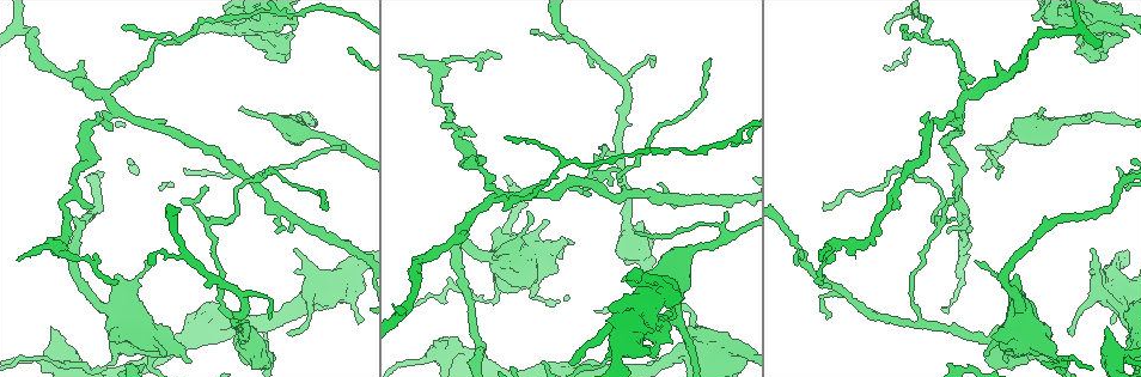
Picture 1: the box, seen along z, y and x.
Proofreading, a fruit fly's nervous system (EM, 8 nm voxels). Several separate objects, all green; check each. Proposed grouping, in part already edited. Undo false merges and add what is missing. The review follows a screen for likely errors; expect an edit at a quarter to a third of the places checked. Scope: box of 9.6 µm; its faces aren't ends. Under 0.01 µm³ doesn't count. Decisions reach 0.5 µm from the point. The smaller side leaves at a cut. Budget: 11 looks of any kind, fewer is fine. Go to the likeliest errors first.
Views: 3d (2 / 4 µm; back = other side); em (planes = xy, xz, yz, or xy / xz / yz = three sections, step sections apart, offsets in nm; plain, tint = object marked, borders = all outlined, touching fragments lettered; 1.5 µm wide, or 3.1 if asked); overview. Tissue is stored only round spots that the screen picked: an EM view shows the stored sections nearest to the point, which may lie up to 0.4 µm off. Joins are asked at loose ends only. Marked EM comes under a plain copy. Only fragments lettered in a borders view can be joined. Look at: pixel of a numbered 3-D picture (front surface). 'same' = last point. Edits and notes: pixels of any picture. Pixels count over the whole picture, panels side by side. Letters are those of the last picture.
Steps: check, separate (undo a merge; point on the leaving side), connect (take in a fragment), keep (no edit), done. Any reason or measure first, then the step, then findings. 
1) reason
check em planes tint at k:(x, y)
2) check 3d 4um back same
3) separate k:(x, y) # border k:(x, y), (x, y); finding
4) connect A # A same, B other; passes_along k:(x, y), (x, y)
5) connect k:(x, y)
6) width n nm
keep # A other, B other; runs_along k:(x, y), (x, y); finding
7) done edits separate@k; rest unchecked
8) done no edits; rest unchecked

long arm stops here
check 3d 4um at 1:(709, 59)

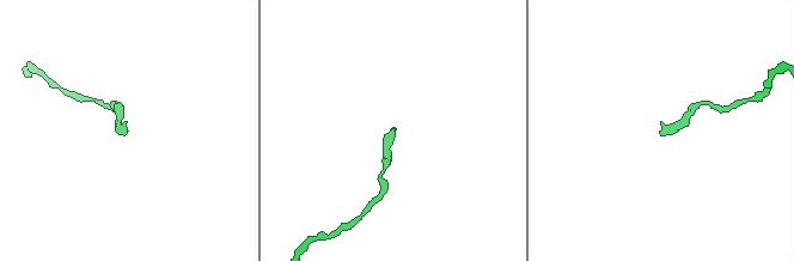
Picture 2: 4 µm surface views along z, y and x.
check em planes borders at 2:(125, 124)

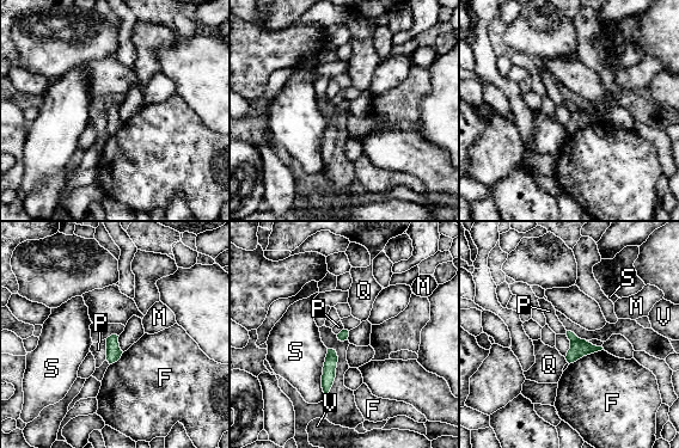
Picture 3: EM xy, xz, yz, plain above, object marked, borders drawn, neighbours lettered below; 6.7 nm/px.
keep # F other, M other, P other, Q other, S other, V other; border 3:(105, 339), (106, 360); no lettered fragment goes on from it

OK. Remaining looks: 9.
an open end
check em planes tint at 1:(1126, 37)

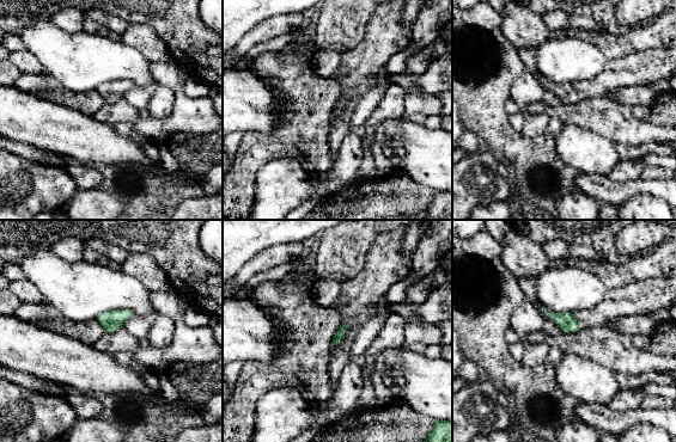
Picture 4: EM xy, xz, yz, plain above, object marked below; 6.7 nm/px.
see the neighbours
check em planes borders same

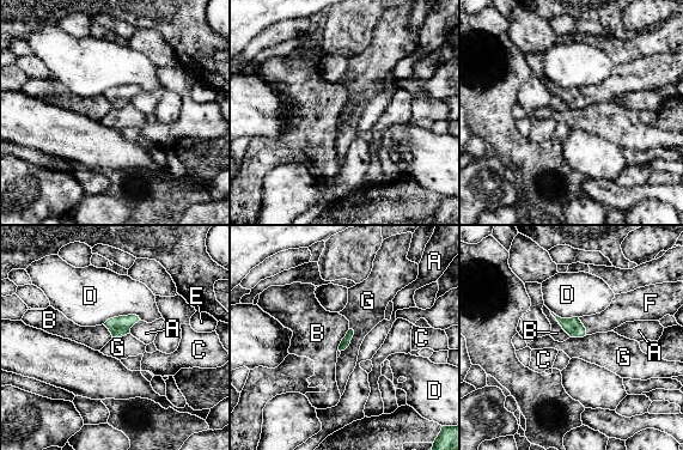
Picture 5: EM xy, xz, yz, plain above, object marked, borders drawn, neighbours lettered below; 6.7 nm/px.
connect F # A other, B other, C other, D other, E other, F same, G other; passes_along 5:(573, 327), (583, 326), (617, 314); it goes on there

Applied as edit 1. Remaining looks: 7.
check overview

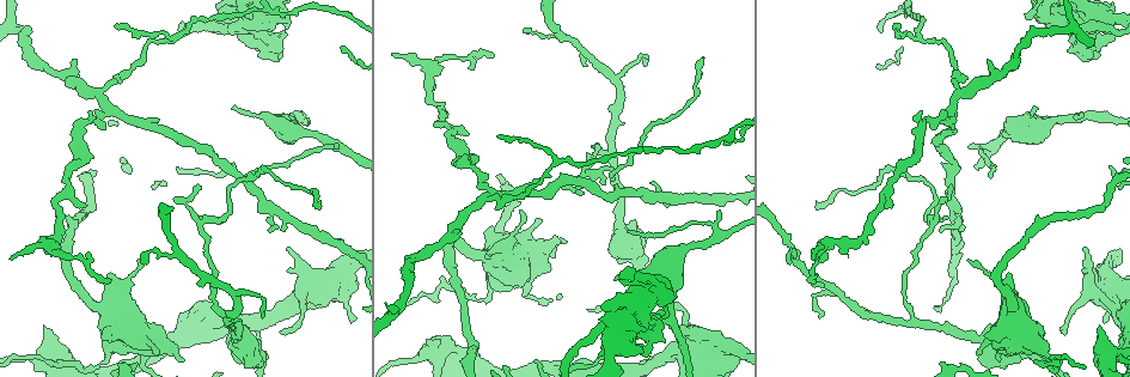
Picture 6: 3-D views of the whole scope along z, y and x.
tapers out
check 3d 4um at 6:(110, 279)

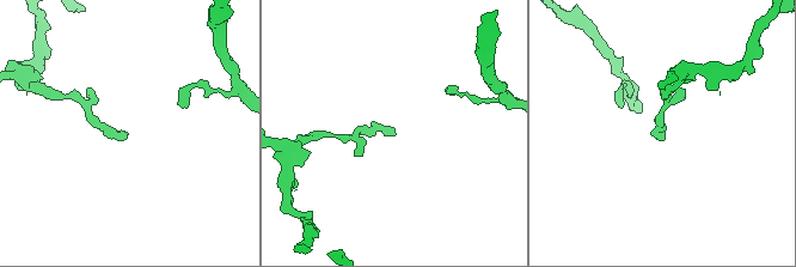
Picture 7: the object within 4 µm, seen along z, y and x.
shape alone is not enough
check em 3.1um yz step 16 borders at 7:(396, 134)

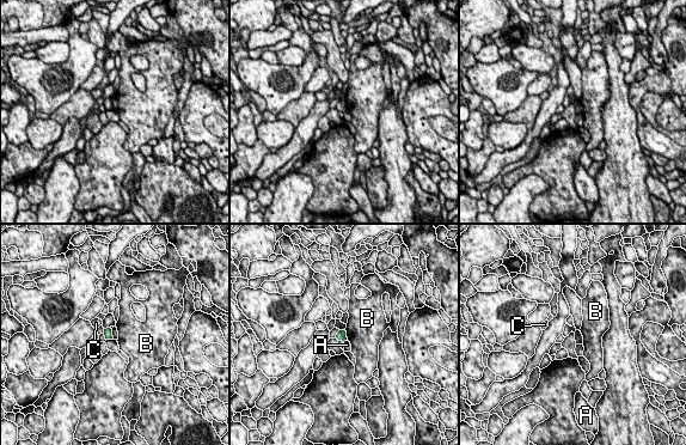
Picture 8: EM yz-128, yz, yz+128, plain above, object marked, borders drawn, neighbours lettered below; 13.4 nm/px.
check em 3.1um planes borders same

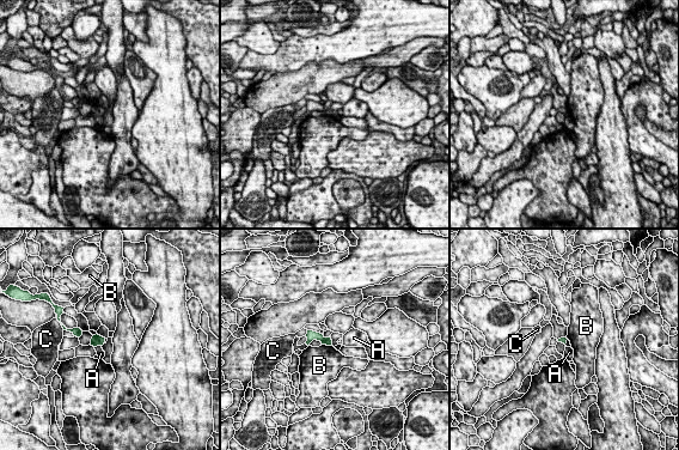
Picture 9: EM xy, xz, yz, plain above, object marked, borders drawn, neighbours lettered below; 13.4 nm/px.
width 90 nm
keep # A other, B other, C other; border 9:(322, 344), (331, 346); none of them fits

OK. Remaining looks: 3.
free end
check em planes borders at 6:(646, 357)

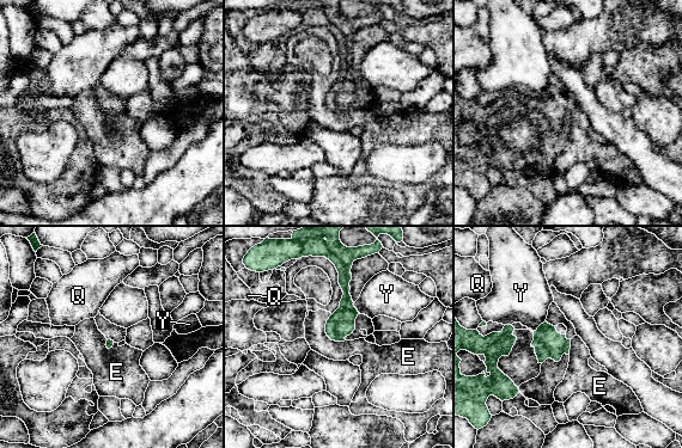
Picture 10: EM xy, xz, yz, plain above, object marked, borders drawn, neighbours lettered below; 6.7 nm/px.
separate 10:(346, 301) # E other, Q other, Y other; part_leaving 10:(341, 271), (346, 302), (332, 321), (338, 338); two neurons meet here

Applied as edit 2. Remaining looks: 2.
done edits connect@5, separate@10; rest unchecked

